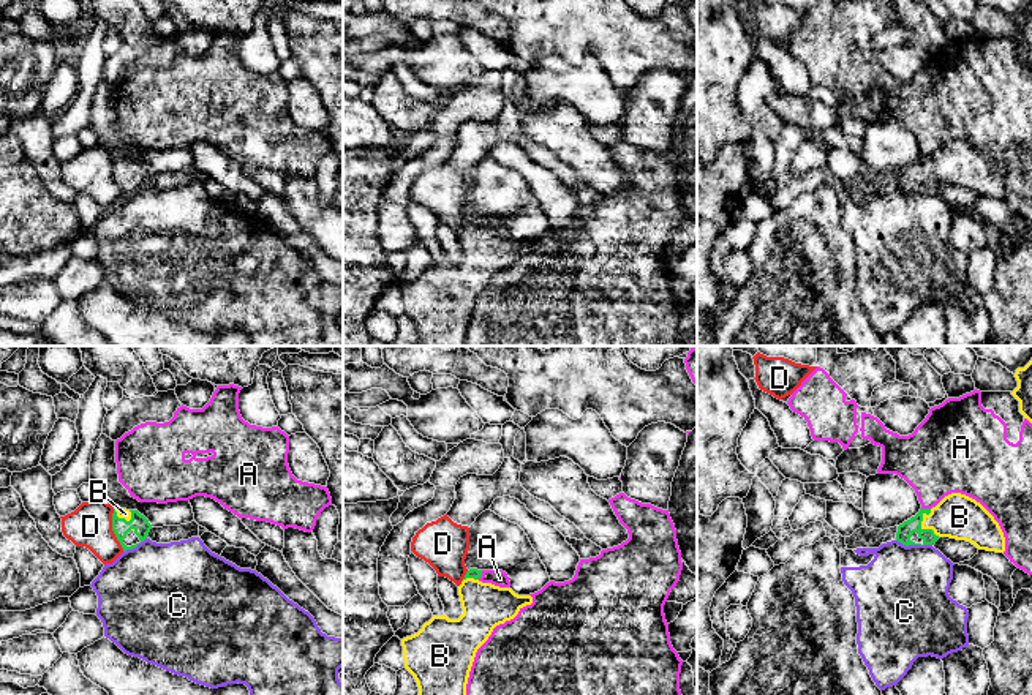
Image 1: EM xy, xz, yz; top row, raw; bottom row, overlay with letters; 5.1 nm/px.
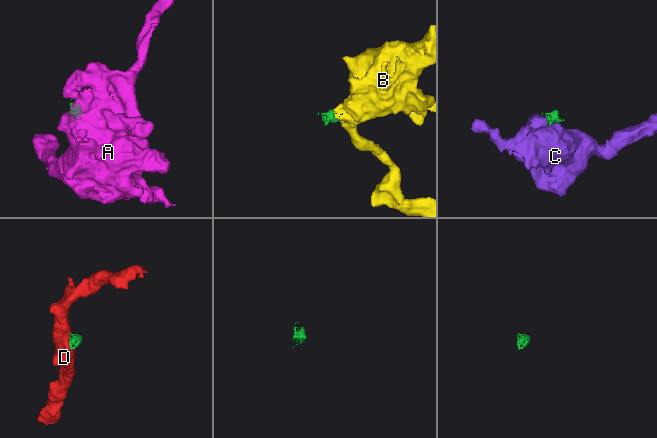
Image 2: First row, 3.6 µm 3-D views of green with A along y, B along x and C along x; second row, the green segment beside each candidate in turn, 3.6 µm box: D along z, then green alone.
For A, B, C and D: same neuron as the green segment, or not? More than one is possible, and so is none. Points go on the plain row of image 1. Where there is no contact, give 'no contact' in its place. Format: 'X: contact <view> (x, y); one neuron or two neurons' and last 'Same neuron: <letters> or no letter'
A: contact xz (481, 221); two neurons
B: contact yz (920, 171); one neuron
C: contact yz (909, 190); two neurons
D: contact xy (112, 176); two neurons
Same neuron: B

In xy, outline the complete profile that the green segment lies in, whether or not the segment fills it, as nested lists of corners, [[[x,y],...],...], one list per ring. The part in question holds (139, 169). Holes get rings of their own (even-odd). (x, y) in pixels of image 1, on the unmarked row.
[[[114,155],[112,177],[123,197],[136,194],[152,175],[149,166],[137,156]]]

